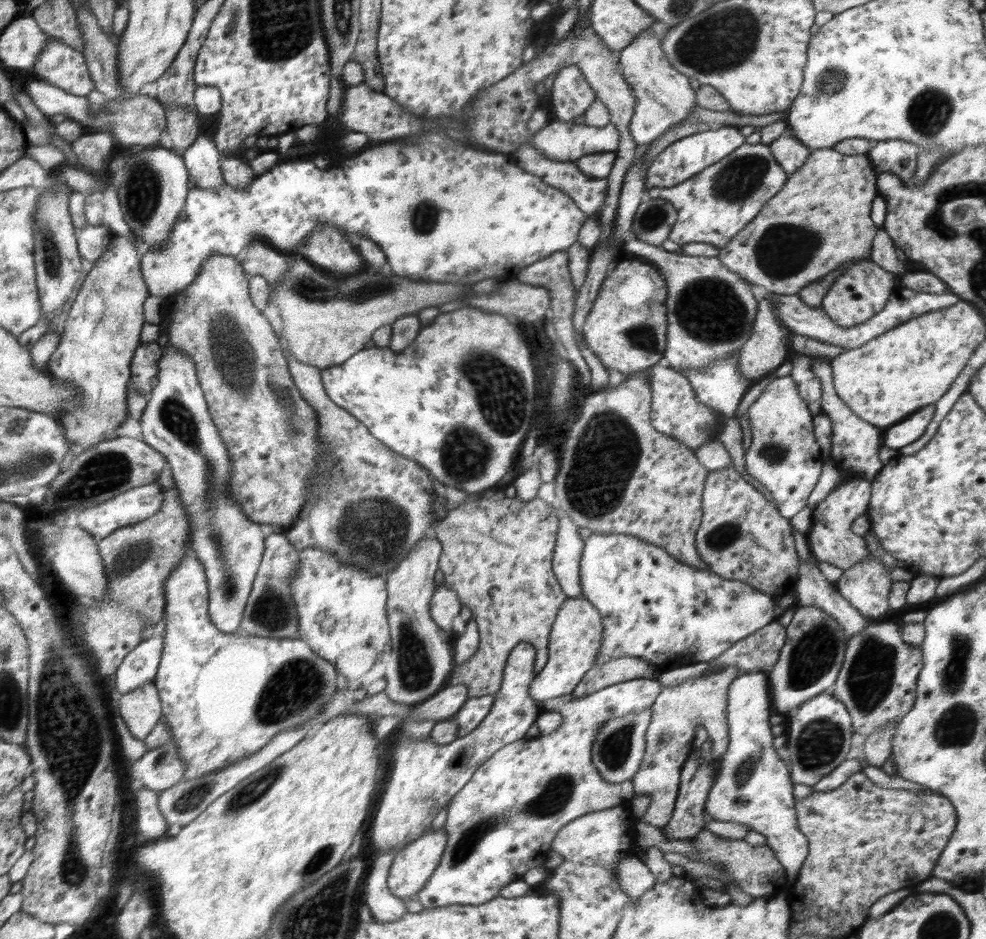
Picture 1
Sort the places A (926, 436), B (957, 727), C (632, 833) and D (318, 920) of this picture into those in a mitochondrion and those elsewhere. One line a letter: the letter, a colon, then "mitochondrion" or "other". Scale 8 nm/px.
A: other
B: mitochondrion
C: other
D: mitochondrion

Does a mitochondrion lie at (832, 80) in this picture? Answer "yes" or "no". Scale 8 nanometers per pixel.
yes

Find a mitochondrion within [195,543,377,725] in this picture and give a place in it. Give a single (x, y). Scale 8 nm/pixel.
(272, 612)

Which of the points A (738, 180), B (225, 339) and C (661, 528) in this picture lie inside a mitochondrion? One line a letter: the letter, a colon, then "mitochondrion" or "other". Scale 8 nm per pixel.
A: mitochondrion
B: mitochondrion
C: other

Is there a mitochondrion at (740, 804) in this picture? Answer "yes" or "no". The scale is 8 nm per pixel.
yes

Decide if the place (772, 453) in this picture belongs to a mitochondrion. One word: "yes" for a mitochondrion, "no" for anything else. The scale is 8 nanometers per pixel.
yes

